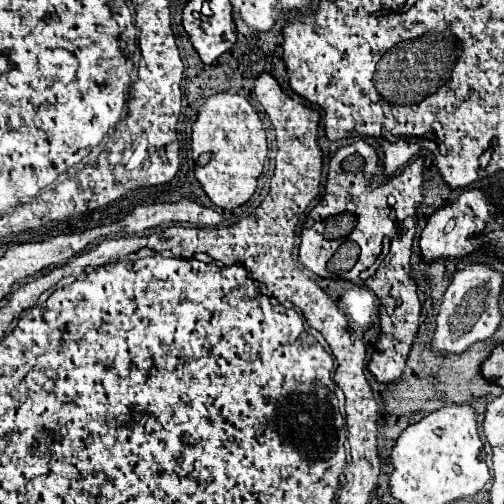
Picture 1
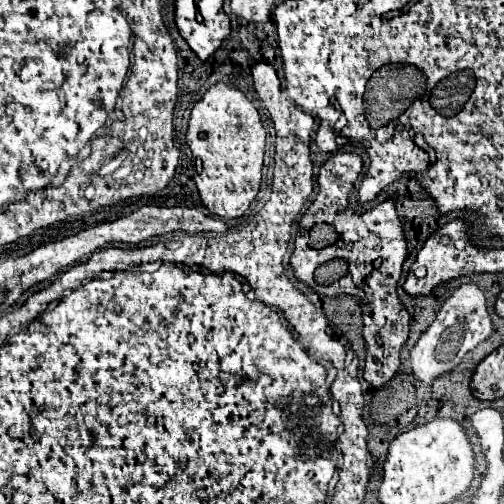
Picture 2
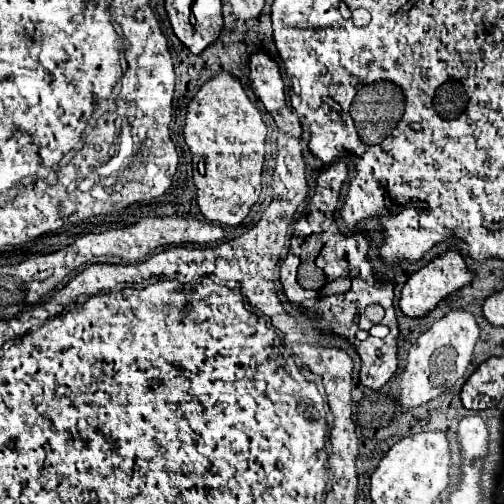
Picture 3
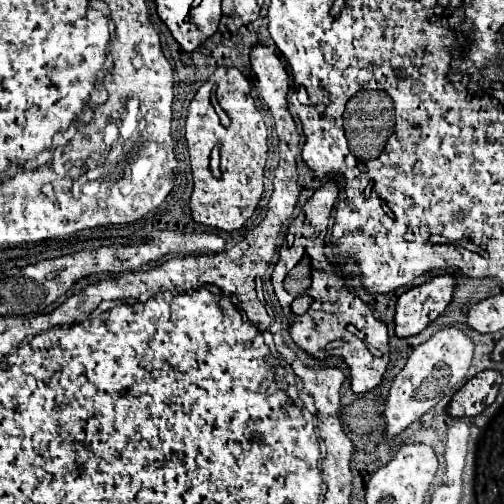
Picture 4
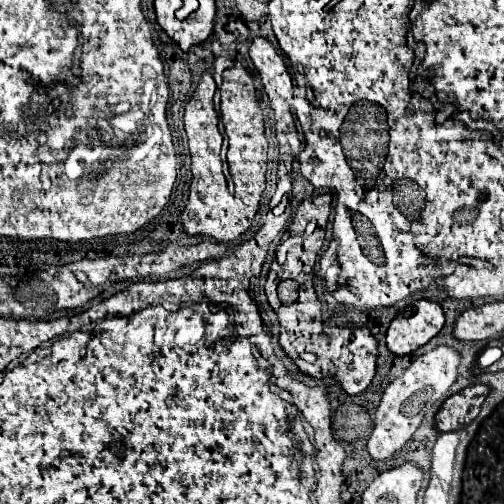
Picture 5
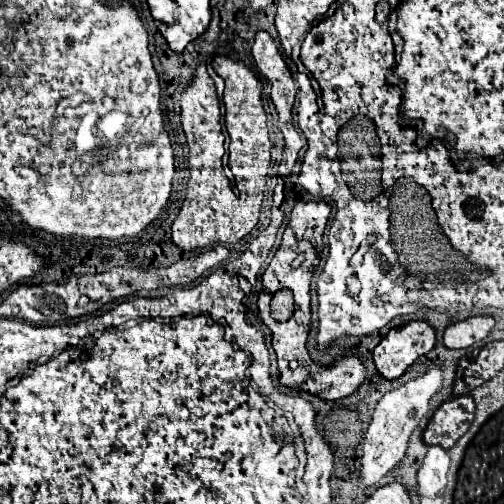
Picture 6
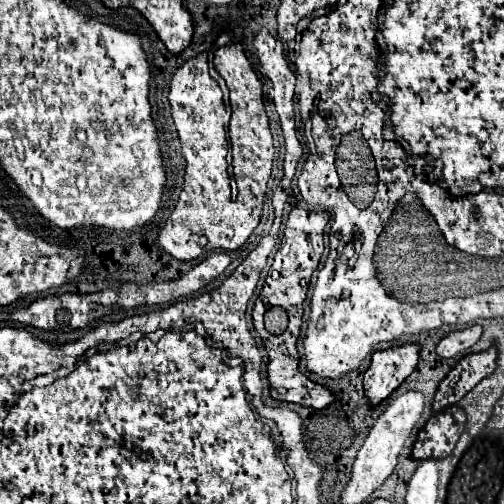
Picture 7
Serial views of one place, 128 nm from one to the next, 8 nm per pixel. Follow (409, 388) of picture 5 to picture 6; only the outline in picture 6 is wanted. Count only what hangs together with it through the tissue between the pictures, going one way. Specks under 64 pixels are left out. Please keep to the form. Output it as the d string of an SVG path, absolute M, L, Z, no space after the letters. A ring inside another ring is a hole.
M438 366L426 370L424 376L410 380L408 384L400 386L398 390L392 390L382 396L378 402L372 422L364 434L364 448L362 448L362 468L360 468L360 480L358 488L366 490L372 488L384 474L388 474L402 458L408 446L408 438L412 430L418 426L418 422L428 412L430 398L442 388L442 370Z

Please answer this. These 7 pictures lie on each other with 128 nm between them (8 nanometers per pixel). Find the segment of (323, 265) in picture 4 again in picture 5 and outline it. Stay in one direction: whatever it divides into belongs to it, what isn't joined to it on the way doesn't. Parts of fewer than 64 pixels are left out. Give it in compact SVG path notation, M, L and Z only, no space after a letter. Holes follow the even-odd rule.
M290 248L290 254L288 254L288 268L278 270L278 282L282 278L294 278L298 284L300 284L300 296L298 296L298 302L296 304L290 304L290 306L284 306L280 304L278 296L276 296L276 286L278 282L272 282L270 276L266 280L266 286L264 286L264 292L266 292L266 298L272 306L272 310L278 314L278 322L280 322L280 348L284 350L284 354L298 366L298 370L306 376L312 376L312 378L326 378L326 376L332 376L336 380L336 384L346 392L346 394L358 394L362 390L366 390L374 378L374 372L376 372L376 356L378 356L378 350L376 350L376 338L370 334L370 330L364 326L364 328L356 328L356 330L350 330L350 328L338 328L338 326L328 326L320 320L320 302L316 298L316 292L312 288L312 278L314 278L314 272L312 272L312 266L314 266L314 260L316 256L312 256L312 252L302 252L304 260L308 262L300 262L300 252L298 248ZM300 352L312 352L316 354L316 362L304 362L300 360Z

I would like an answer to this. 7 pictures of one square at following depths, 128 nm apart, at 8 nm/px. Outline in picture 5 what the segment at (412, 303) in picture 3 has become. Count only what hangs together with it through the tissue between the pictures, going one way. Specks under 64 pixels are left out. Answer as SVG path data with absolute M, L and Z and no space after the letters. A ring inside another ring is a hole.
M418 300L406 312L410 314L400 312L386 332L388 350L400 358L428 344L444 326L444 312L432 300Z

